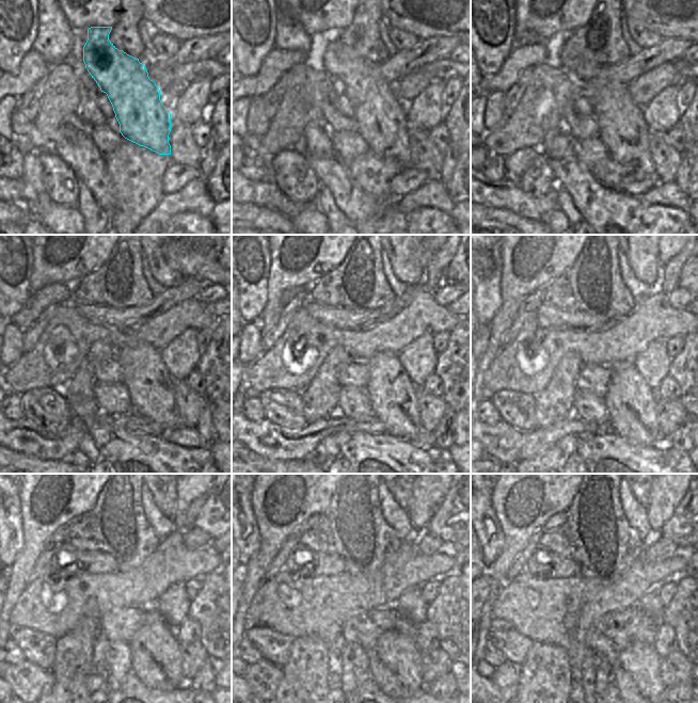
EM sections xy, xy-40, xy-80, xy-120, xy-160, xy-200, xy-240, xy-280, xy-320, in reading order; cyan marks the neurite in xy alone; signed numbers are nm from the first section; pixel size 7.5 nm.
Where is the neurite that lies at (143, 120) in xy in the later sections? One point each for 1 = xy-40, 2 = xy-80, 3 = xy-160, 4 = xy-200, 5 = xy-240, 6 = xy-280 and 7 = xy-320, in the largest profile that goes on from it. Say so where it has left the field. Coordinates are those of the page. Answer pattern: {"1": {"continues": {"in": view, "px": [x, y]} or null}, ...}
{"1": {"continues": {"in": "xy-40", "px": [382, 123]}}, "2": {"continues": {"in": "xy-80", "px": [622, 128]}}, "3": {"continues": {"in": "xy-160", "px": [393, 396]}}, "4": {"continues": {"in": "xy-200", "px": [631, 403]}}, "5": {"continues": {"in": "xy-240", "px": [155, 654]}}, "6": {"continues": {"in": "xy-280", "px": [395, 661]}}, "7": {"continues": {"in": "xy-320", "px": [636, 675]}}}

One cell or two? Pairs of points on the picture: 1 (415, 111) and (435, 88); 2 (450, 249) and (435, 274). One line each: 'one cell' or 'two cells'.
1: one cell
2: one cell

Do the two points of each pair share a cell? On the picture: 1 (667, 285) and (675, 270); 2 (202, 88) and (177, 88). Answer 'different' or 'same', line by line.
1: same
2: different

